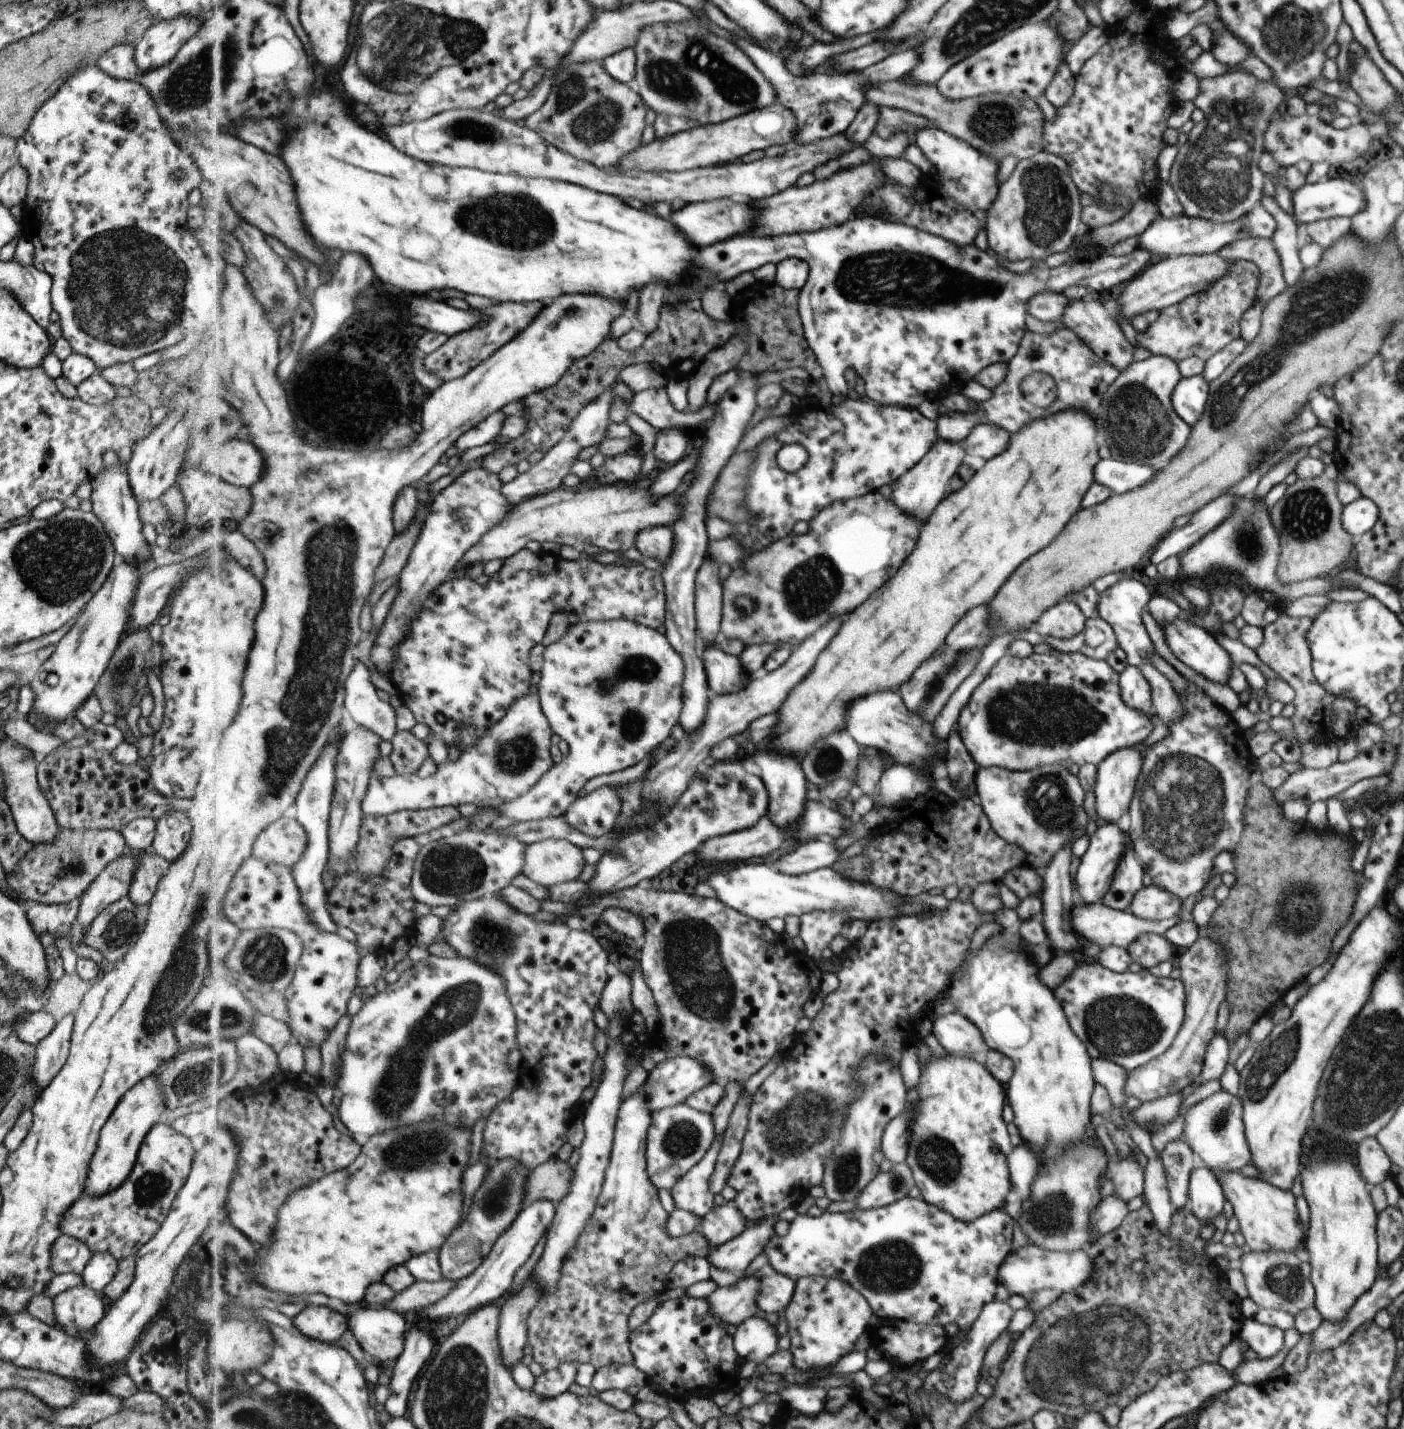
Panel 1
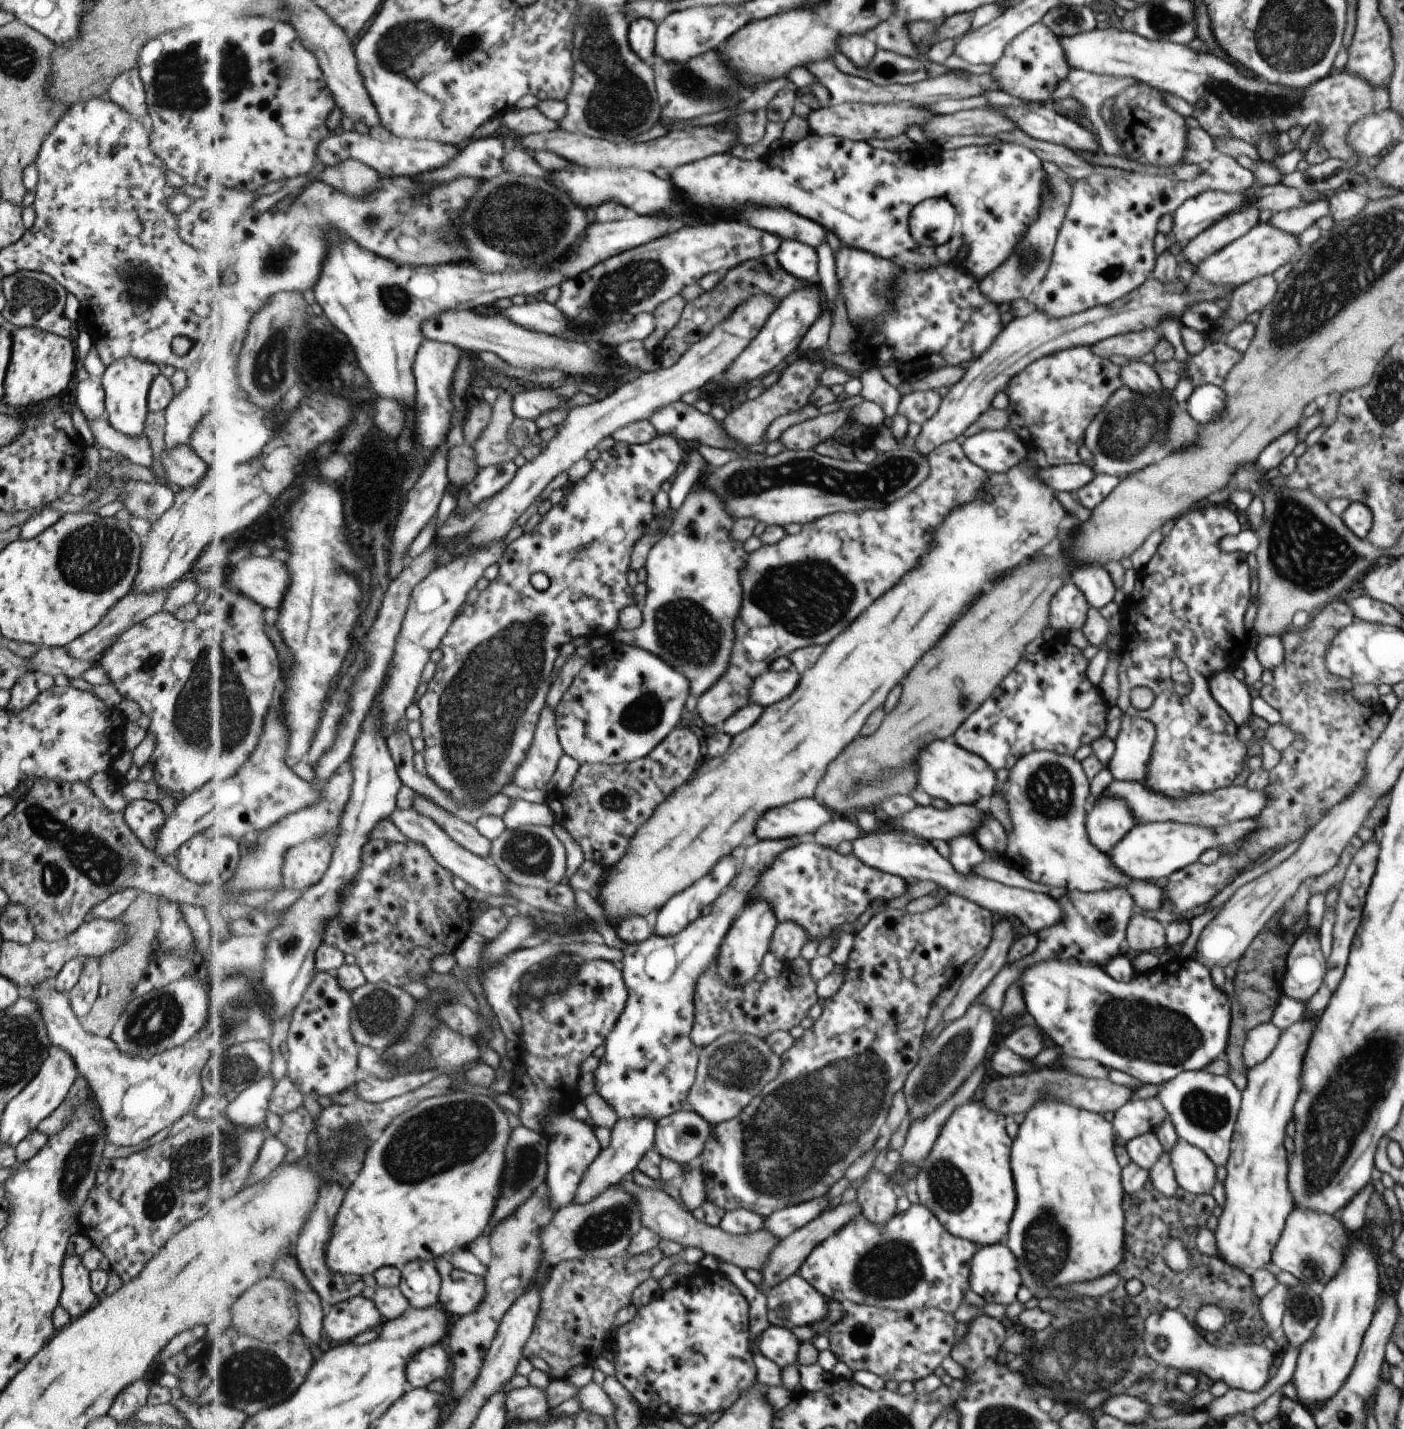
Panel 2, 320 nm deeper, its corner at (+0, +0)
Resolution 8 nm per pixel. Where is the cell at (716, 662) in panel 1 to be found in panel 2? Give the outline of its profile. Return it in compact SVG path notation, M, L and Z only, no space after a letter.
M787 670L787 672L767 672L767 676L761 676L755 682L755 704L763 704L763 706L771 706L787 696L791 696L797 686L799 686L799 672L797 670Z

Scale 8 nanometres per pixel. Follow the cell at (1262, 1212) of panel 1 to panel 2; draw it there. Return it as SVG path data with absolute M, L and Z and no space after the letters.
M1292 1209L1285 1220L1284 1230L1271 1256L1271 1266L1279 1271L1291 1273L1305 1283L1319 1283L1321 1286L1330 1282L1344 1264L1347 1250L1345 1228L1325 1213Z

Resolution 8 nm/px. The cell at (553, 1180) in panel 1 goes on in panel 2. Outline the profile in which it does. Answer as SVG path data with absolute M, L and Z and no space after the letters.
M630 1176L625 1178L619 1186L625 1187L639 1199L642 1206L642 1223L645 1227L656 1232L660 1238L675 1241L681 1244L683 1248L697 1247L703 1249L706 1254L712 1254L716 1259L734 1264L742 1270L756 1269L761 1272L770 1259L770 1254L774 1248L783 1240L783 1238L775 1236L770 1230L763 1229L751 1234L734 1235L724 1231L720 1226L712 1227L706 1221L700 1222L669 1194L665 1194L660 1189L637 1186L630 1179Z

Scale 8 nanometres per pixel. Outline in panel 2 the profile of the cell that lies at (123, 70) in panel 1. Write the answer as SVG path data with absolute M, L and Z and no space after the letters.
M137 68L118 74L108 88L110 101L135 120L147 116L146 96Z

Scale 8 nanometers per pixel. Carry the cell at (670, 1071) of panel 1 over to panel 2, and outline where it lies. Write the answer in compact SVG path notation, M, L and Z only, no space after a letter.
M652 1118L618 1119L612 1128L612 1141L609 1148L603 1149L601 1154L591 1163L584 1179L580 1182L576 1192L576 1205L587 1205L601 1196L608 1188L619 1185L638 1168L646 1152L656 1146L656 1124Z

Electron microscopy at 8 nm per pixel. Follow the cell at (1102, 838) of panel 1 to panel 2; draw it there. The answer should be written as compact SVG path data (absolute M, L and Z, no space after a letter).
M1243 819L1209 828L1175 821L1134 825L1107 854L1112 863L1128 877L1148 881L1157 880L1197 862L1197 858L1209 848L1218 851L1221 844L1227 847L1232 846L1235 840L1245 838L1246 834L1257 827L1253 819Z

